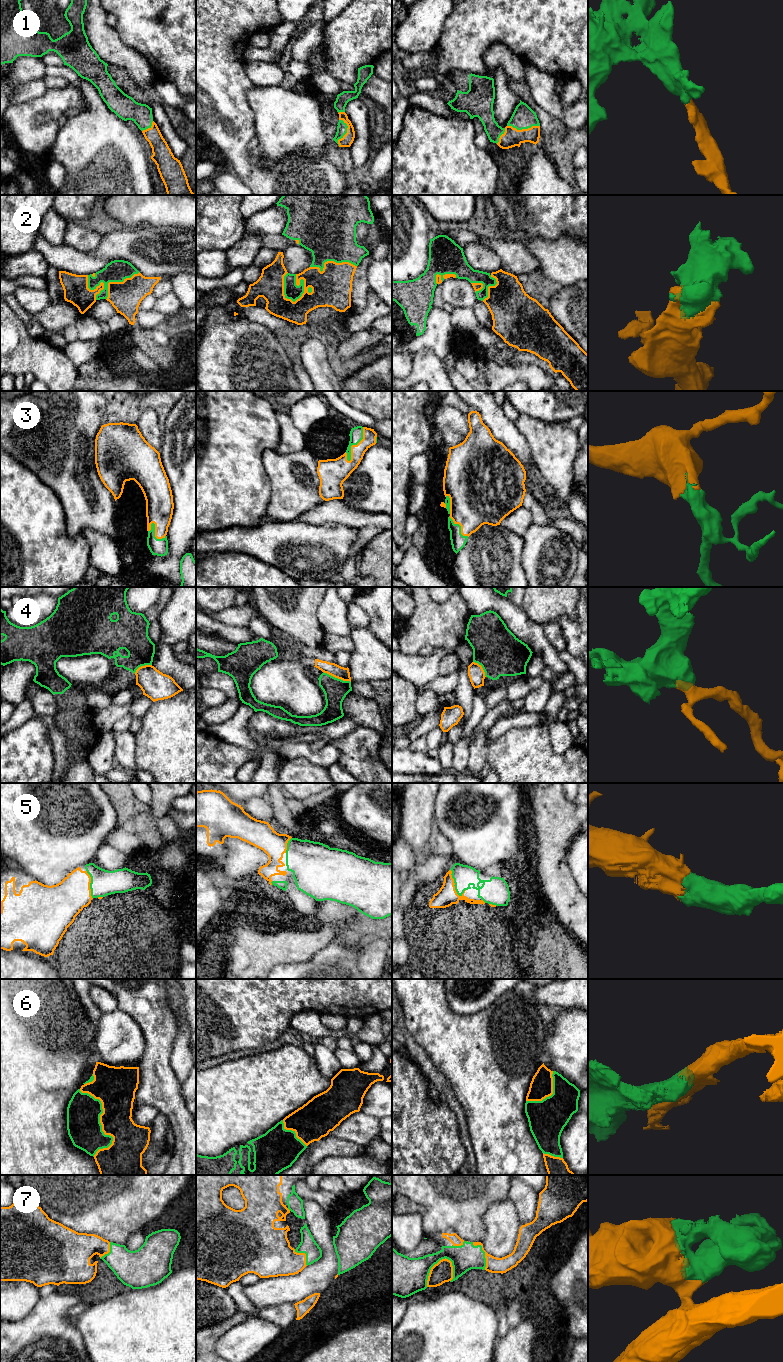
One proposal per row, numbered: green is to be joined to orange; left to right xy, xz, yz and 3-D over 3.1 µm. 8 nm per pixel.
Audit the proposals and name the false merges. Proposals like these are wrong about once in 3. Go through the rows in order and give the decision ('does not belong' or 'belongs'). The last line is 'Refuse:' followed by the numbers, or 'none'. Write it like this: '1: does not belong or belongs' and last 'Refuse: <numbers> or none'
1: belongs
2: belongs
3: belongs
4: does not belong
5: belongs
6: belongs
7: belongs
Refuse: 4

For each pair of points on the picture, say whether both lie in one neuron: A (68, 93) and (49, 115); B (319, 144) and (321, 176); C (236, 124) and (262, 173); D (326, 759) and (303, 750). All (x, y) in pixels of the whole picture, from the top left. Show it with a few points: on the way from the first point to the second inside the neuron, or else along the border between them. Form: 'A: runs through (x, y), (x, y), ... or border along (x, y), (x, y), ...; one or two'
A: runs through (63, 98), (51, 110); one
B: border along (297, 153), (307, 156), (325, 156); two
C: runs through (236, 136), (236, 147), (250, 161); one
D: runs through (320, 757), (309, 755); one

